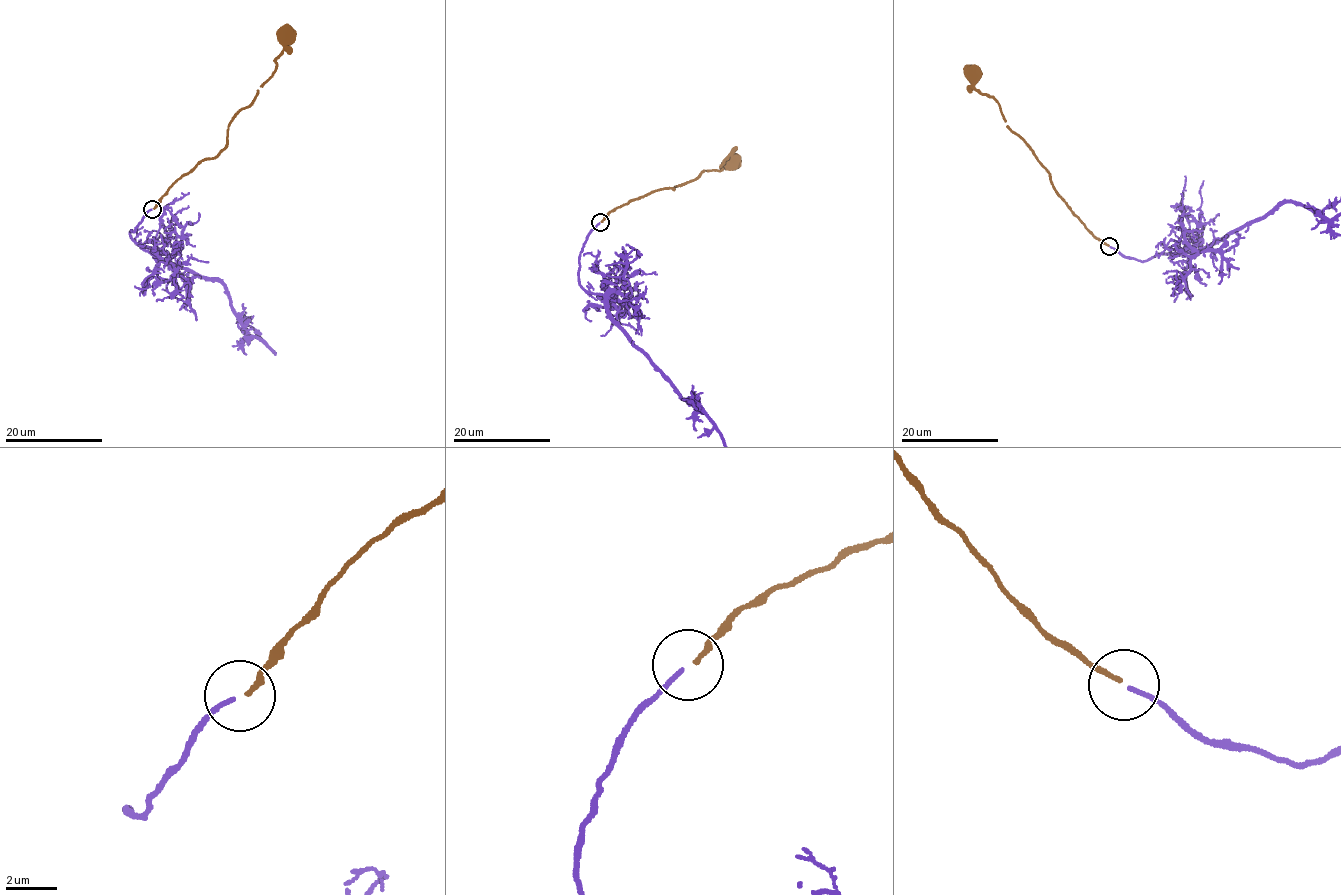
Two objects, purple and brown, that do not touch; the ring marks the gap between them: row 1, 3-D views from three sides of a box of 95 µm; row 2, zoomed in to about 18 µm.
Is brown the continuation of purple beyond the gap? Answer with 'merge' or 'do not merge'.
merge

